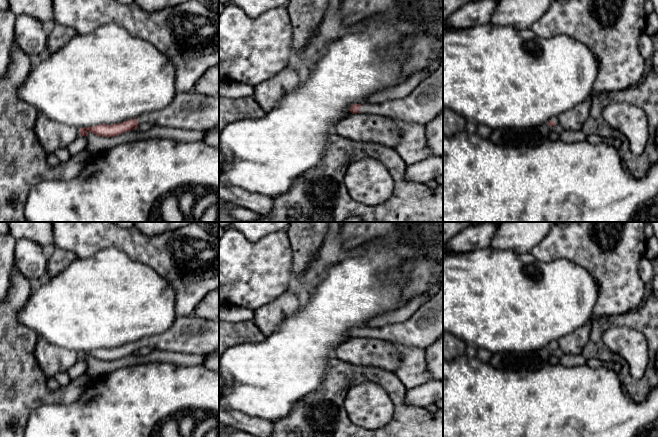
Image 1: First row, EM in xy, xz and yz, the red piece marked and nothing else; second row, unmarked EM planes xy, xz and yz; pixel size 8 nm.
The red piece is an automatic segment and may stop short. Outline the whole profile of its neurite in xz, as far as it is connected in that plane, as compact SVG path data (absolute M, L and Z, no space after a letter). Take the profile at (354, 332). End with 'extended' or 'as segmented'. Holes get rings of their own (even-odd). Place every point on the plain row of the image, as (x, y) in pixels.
M443 285L405 322L379 328L354 328L350 336L388 340L426 349L443 335Z; extended

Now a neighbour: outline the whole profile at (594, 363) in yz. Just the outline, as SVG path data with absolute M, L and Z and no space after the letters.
M588 359L586 361L586 365L592 368L598 368L598 367L607 367L611 369L612 371L616 372L617 374L621 370L621 364L620 363L608 363L608 362L603 362L598 359Z

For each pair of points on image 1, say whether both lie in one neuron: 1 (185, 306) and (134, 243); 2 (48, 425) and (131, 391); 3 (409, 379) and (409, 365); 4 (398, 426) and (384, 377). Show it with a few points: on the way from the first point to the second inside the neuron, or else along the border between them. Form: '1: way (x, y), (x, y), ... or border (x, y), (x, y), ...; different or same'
1: way (185, 288), (152, 253); same
2: way (69, 425), (98, 424), (110, 412); same
3: way (409, 376), (409, 368); same
4: way (399, 414), (397, 392), (395, 389); same

